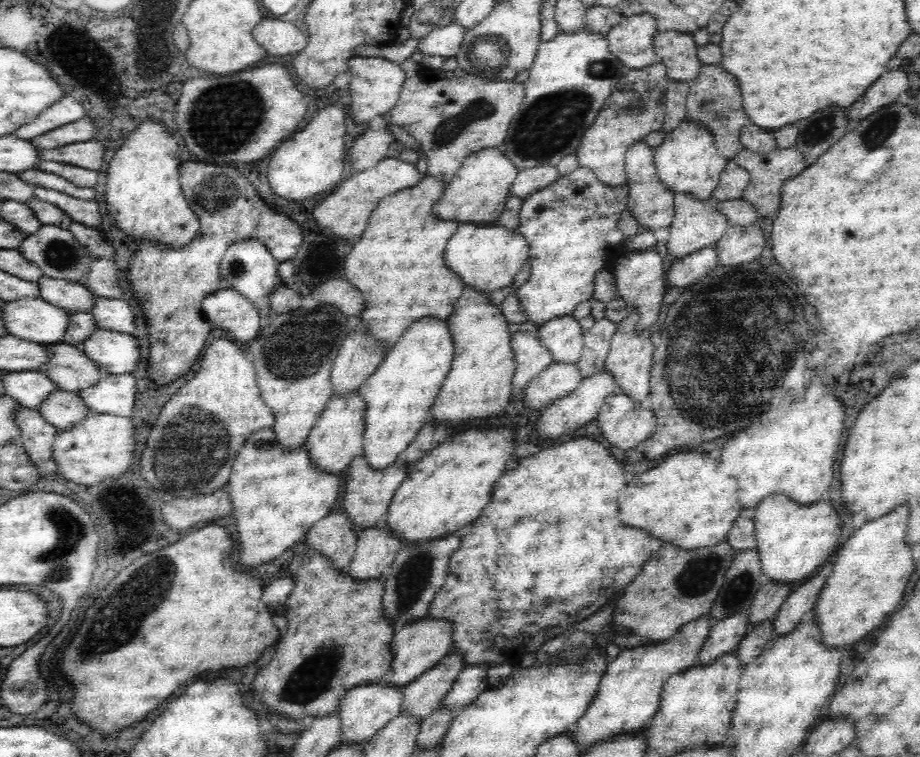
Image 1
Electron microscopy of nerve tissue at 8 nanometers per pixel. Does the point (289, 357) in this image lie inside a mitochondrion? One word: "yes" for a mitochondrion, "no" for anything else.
yes

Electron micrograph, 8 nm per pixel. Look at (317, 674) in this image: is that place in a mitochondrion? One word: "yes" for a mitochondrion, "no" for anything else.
yes

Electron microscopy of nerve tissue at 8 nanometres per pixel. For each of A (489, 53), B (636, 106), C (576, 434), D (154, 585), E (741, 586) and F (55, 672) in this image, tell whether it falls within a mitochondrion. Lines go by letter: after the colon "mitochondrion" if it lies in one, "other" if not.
A: mitochondrion
B: mitochondrion
C: other
D: mitochondrion
E: mitochondrion
F: other

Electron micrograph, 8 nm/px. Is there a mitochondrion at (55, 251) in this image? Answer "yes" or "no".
yes

